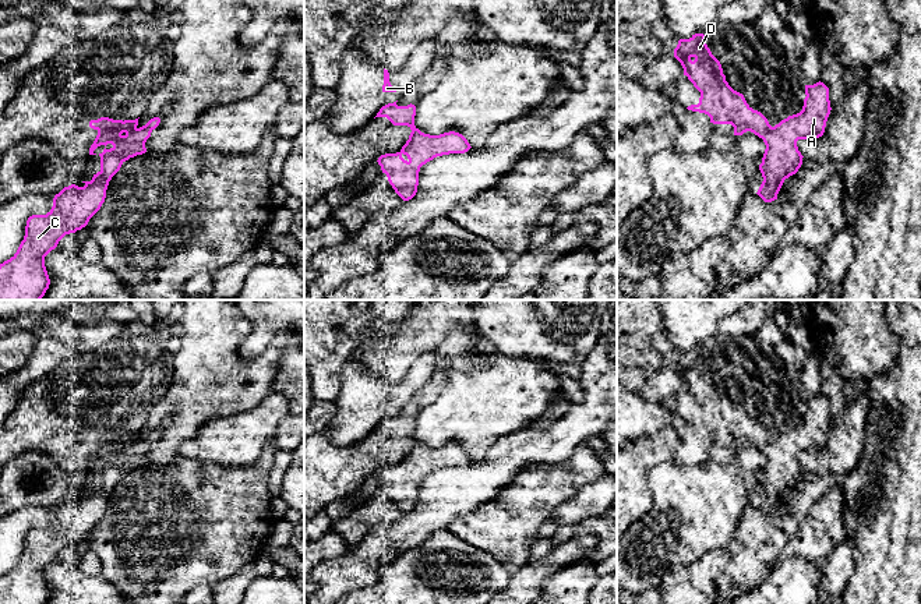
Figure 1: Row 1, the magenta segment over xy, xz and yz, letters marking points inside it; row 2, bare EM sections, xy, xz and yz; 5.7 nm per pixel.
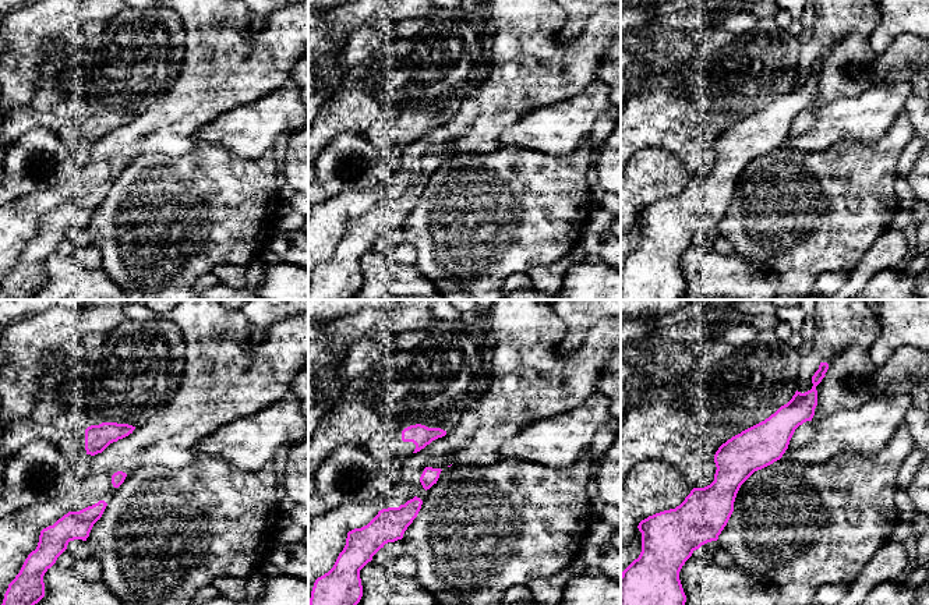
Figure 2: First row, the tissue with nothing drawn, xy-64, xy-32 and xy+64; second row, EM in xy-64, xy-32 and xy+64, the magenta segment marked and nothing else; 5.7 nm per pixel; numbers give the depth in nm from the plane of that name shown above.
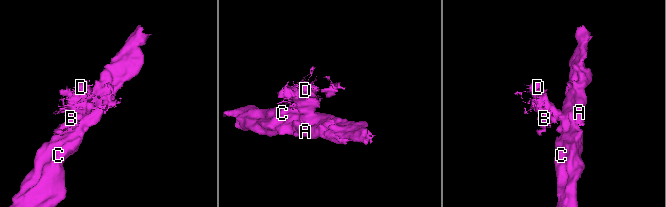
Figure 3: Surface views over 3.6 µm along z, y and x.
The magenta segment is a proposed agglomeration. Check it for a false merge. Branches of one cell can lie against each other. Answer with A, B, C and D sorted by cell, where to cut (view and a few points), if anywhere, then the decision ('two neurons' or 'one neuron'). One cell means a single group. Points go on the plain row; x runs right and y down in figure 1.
A C / B D | xy (123, 434), (95, 454) | two neurons

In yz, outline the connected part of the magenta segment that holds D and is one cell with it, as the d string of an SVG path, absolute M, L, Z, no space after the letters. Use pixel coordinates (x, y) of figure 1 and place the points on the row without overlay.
M703 346L680 352L674 370L681 375L684 388L701 405L699 416L688 418L688 423L707 427L713 437L731 437L734 448L751 444L763 451L772 441L768 431L728 398L721 377L707 360Z

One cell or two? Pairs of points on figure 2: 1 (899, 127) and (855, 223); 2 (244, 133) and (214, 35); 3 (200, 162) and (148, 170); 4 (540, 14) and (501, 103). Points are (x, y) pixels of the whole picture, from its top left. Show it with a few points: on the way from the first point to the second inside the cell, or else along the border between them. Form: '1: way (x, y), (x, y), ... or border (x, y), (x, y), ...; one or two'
1: way (889, 151), (864, 176), (864, 200); one
2: border (267, 95), (225, 110), (207, 123); two
3: way (187, 170), (161, 170); one
4: way (526, 36), (526, 75), (520, 81); one

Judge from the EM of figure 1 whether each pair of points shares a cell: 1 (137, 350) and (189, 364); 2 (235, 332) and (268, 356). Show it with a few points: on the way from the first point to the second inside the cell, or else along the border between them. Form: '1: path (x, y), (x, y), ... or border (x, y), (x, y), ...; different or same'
1: border (173, 355), (175, 374); different
2: path (229, 348), (229, 356), (242, 368), (253, 368); same

